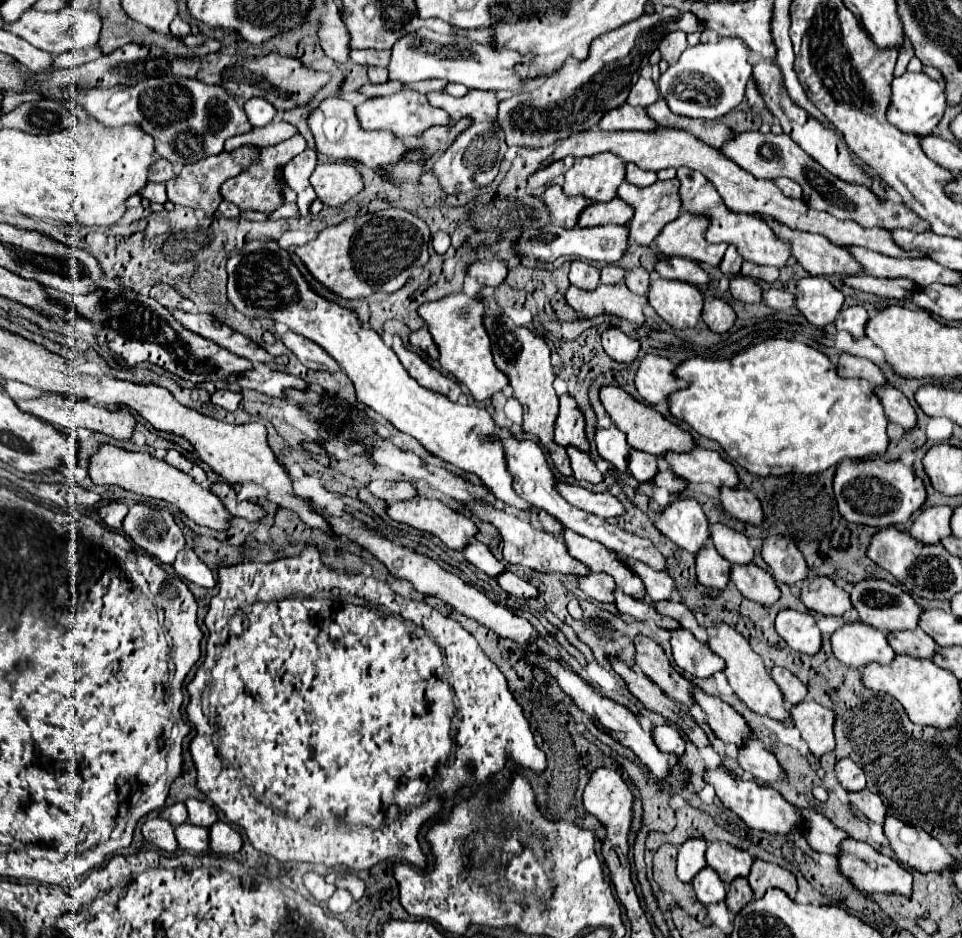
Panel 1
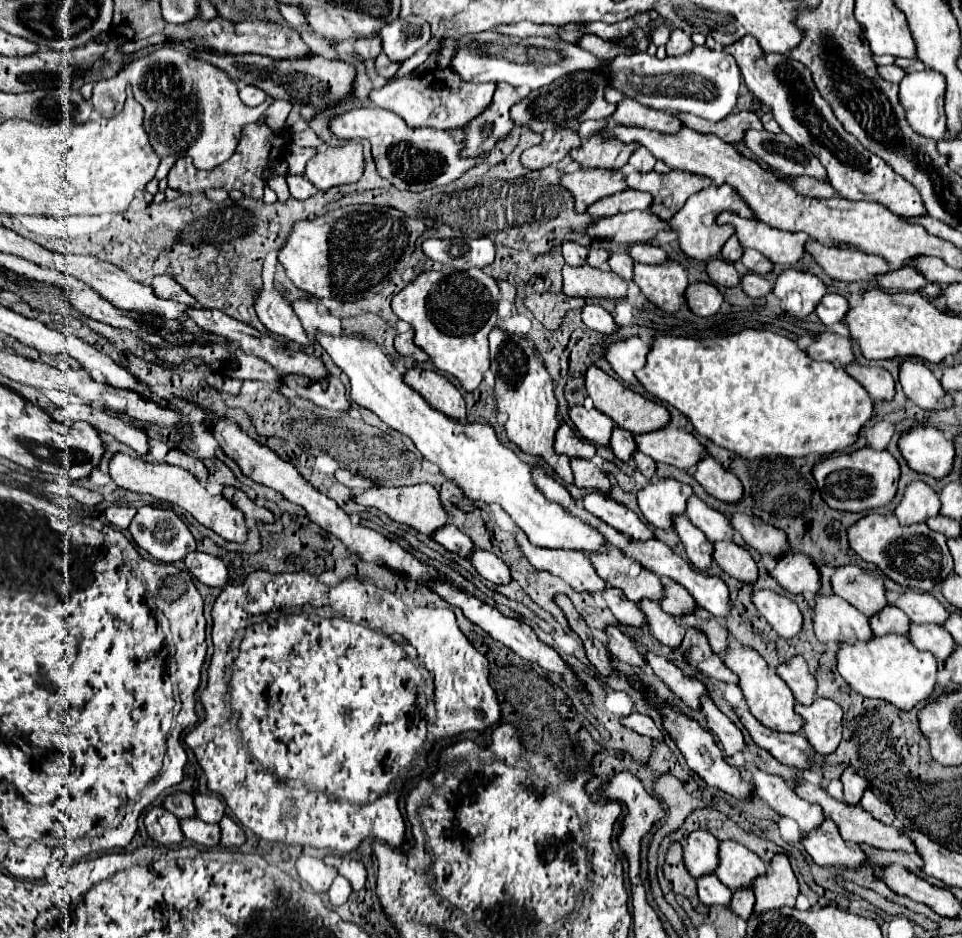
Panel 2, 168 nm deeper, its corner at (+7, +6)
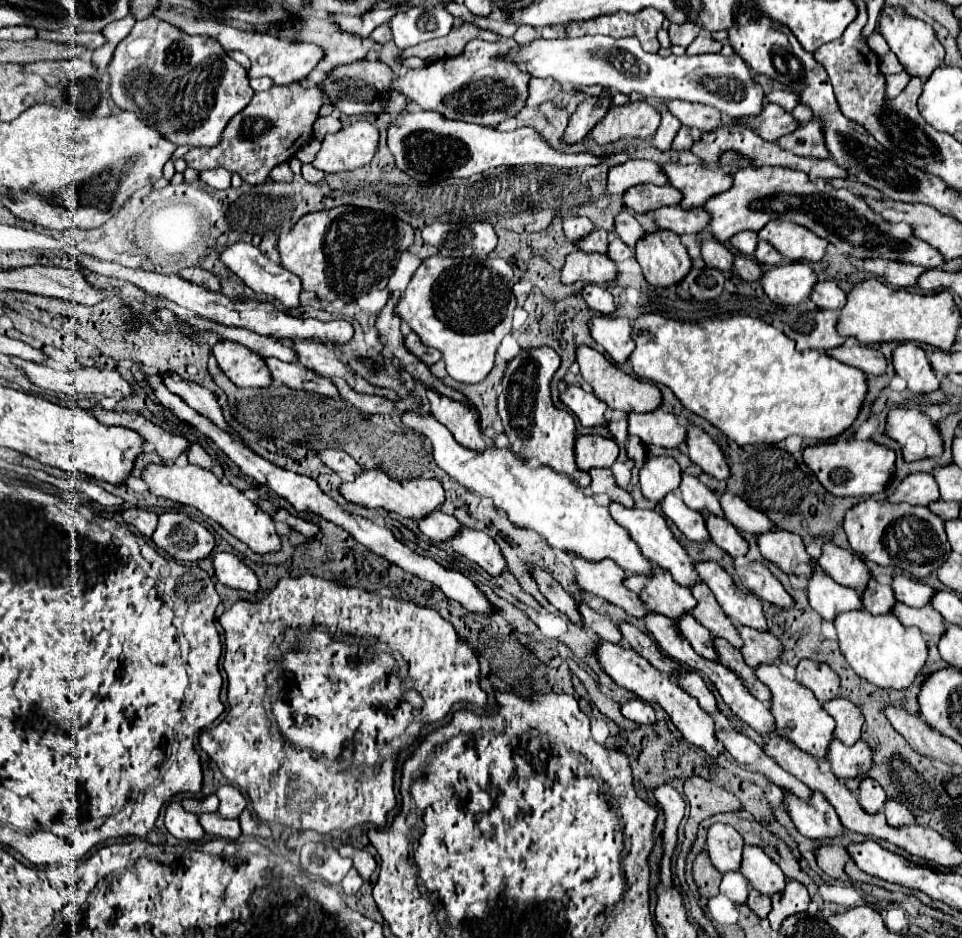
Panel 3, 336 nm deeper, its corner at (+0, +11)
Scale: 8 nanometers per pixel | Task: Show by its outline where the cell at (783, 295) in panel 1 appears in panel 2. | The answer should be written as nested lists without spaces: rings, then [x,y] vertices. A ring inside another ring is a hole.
[[[744,273],[742,281],[740,281],[740,287],[750,297],[764,297],[772,291],[772,283],[766,277],[754,275],[754,273]]]

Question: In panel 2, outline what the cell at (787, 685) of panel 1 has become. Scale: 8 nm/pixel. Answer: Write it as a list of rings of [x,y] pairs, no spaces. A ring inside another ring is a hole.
[[[794,655],[790,661],[782,663],[776,673],[792,689],[794,697],[802,705],[810,705],[816,699],[816,677],[808,671],[808,665],[802,655]]]

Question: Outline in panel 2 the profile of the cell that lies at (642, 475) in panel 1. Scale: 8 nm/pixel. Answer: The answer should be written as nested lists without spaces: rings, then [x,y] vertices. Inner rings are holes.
[[[614,427],[614,433],[612,433],[612,439],[610,439],[610,447],[614,451],[614,455],[622,461],[630,461],[632,453],[636,451],[636,443],[634,443],[634,437],[630,431],[622,429],[622,427]]]

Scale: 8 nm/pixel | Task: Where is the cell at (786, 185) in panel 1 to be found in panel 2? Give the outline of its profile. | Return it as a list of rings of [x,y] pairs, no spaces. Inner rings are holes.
[[[794,177],[792,183],[794,183],[792,187],[802,195],[810,195],[810,197],[834,197],[834,195],[838,195],[828,181],[818,181],[812,177]]]

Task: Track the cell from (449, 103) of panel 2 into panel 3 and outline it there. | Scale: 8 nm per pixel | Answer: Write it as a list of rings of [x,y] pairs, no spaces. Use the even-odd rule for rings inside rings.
[[[513,38],[503,42],[471,40],[465,52],[455,58],[443,58],[429,66],[409,70],[407,74],[393,80],[393,90],[401,92],[409,100],[417,102],[423,110],[441,112],[455,120],[465,120],[481,126],[495,126],[501,120],[515,116],[525,104],[525,92],[529,76],[517,72],[513,60],[495,60],[497,52],[513,50],[517,44]]]

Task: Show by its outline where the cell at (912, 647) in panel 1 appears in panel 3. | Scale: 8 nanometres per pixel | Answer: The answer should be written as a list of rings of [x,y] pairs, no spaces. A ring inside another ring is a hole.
[[[871,580],[867,590],[861,596],[865,610],[869,610],[873,616],[883,616],[883,614],[891,614],[893,606],[897,604],[897,598],[891,590],[891,586],[883,586],[877,580]]]

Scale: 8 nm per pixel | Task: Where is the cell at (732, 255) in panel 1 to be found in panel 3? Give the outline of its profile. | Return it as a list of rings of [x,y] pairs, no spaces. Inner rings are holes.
[[[745,230],[745,232],[735,234],[729,242],[737,248],[739,254],[743,254],[743,256],[753,256],[755,246],[757,246],[757,234],[751,232],[751,230]]]

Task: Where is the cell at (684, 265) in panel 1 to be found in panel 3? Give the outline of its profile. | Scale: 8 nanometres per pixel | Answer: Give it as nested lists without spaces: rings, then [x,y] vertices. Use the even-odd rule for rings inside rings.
[[[621,212],[617,218],[615,218],[615,232],[617,236],[633,250],[635,244],[639,240],[643,240],[645,236],[645,230],[639,226],[639,222],[629,214],[629,212]]]

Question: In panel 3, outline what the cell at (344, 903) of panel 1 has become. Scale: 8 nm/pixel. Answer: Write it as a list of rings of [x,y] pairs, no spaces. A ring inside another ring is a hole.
[[[353,868],[347,872],[347,876],[345,876],[343,882],[341,882],[343,892],[345,892],[347,896],[353,896],[353,894],[361,888],[361,884],[363,884],[363,880],[361,880],[361,876],[357,874],[357,870],[353,870]]]

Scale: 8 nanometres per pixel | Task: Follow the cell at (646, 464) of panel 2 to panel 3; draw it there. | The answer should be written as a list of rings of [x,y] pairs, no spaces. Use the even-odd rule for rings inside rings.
[[[629,436],[629,440],[627,440],[627,456],[631,460],[635,460],[635,464],[645,464],[647,450],[645,450],[643,442],[637,440],[637,436]]]

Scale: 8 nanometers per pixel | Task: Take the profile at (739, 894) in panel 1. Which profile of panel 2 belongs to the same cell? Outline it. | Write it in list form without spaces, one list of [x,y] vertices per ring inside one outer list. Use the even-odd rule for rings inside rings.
[[[738,889],[738,891],[734,891],[730,907],[732,907],[732,911],[738,917],[748,919],[752,915],[752,909],[754,909],[754,893],[752,893],[752,889]]]

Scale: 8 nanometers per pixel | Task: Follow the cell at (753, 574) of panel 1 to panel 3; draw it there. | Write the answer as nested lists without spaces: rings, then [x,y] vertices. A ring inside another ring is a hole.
[[[705,516],[705,522],[711,540],[719,548],[723,548],[731,558],[739,558],[749,552],[747,540],[737,532],[737,528],[733,528],[733,524],[729,524],[727,520],[717,520],[717,516]]]

